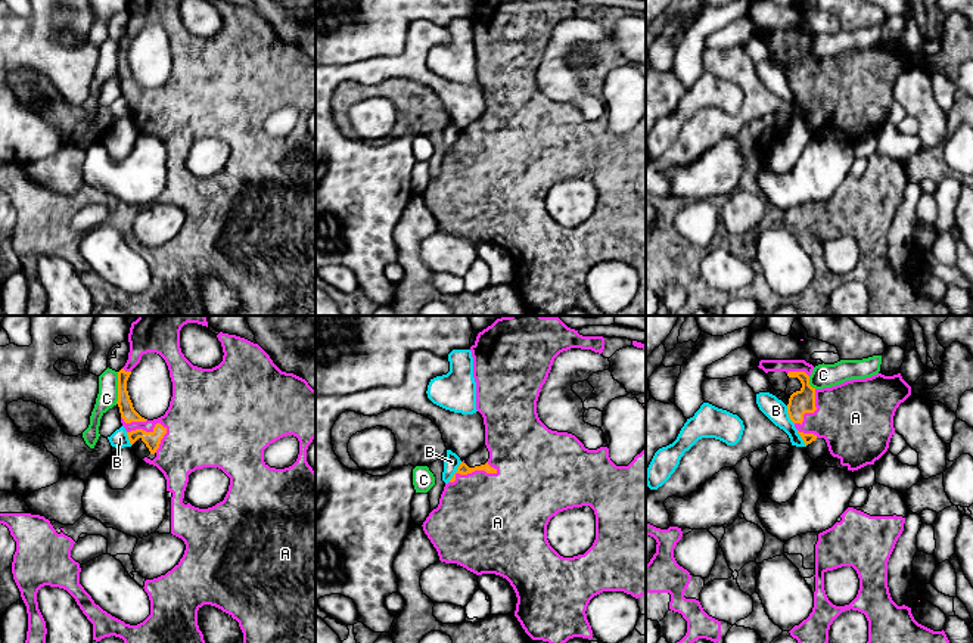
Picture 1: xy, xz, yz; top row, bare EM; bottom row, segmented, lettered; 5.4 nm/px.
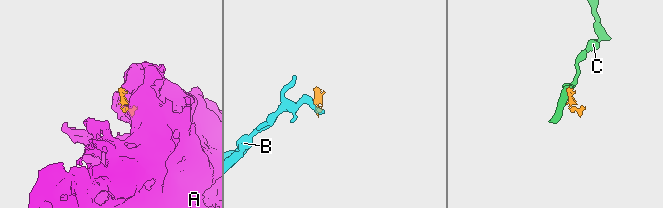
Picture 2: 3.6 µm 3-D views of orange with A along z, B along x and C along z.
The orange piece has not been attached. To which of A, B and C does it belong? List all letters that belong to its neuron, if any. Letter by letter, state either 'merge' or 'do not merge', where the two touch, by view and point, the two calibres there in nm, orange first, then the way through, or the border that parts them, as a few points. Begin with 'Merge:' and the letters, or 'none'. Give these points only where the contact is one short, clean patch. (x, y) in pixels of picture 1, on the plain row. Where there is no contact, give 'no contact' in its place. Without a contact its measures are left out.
Merge: A
A: merge; contact xy (148, 102); calibres 90 and 300 nm
B: do not merge; contact xz (456, 142); calibres 60 and 90 nm; border xz (462, 131), (448, 151)
C: do not merge; contact xy (118, 58); calibres 80 and 110 nm; border xy (118, 42), (118, 70), (115, 73)

